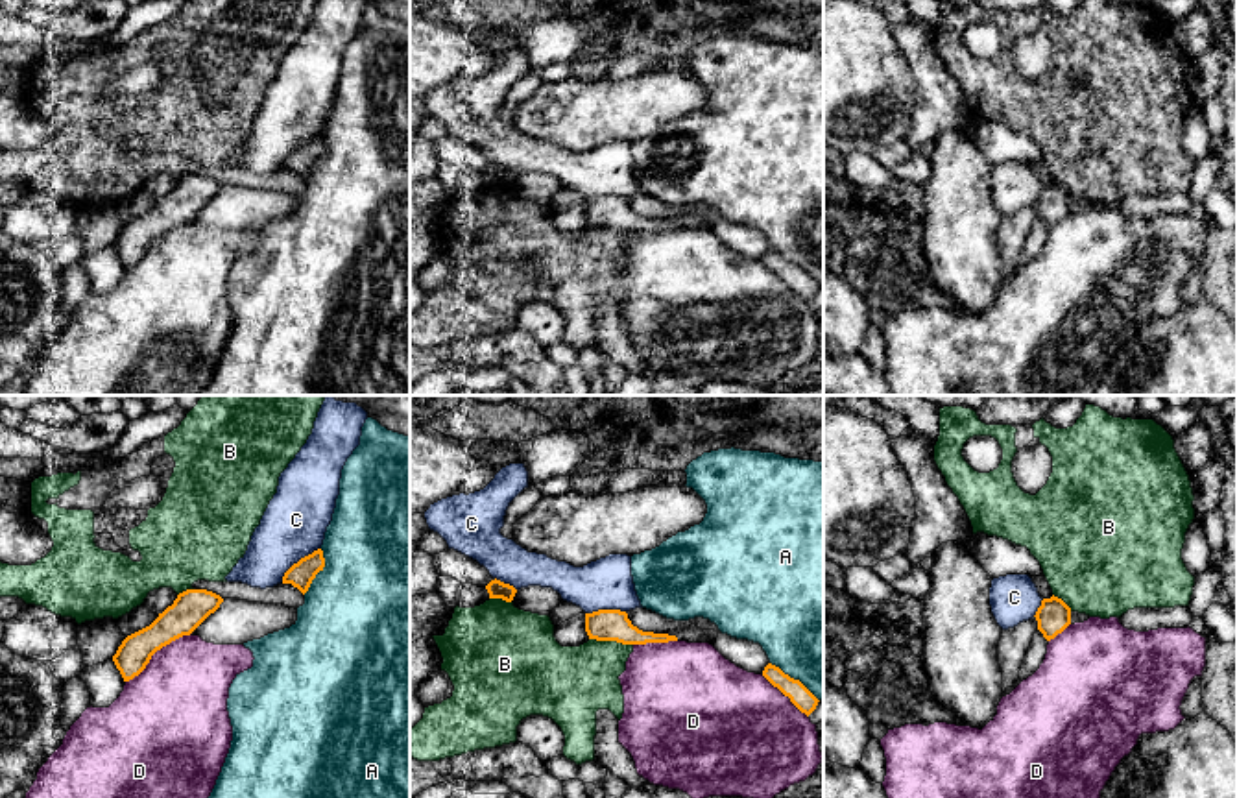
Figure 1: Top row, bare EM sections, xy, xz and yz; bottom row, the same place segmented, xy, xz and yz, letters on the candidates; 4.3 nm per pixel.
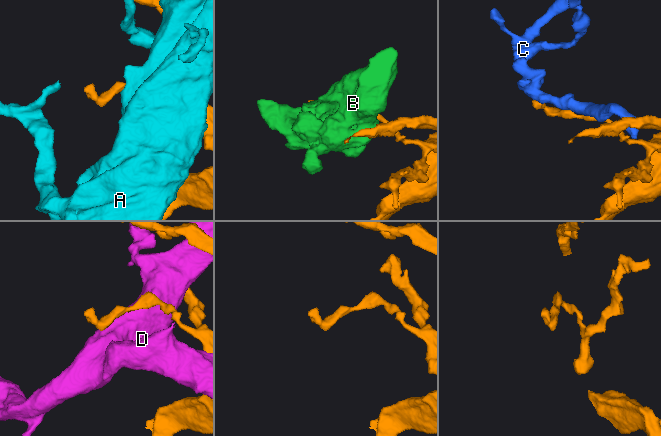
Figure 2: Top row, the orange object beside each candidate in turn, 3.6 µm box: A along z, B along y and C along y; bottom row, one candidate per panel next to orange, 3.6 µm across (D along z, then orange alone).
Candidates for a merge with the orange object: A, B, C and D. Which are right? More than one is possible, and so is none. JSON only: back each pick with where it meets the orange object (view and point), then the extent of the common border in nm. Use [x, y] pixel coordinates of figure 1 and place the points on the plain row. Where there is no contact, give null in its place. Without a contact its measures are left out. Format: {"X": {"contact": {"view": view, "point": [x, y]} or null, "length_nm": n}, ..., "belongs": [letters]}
{"belongs": []}

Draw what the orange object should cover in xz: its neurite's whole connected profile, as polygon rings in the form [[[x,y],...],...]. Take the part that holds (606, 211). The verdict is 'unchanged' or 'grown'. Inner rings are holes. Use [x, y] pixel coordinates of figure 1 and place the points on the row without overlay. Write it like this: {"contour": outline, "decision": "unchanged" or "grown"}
{"contour": [[[598,196],[593,200],[585,200],[585,218],[589,225],[617,227],[622,231],[678,227],[676,222],[639,216],[637,212],[631,211],[628,200],[620,196]]], "decision": "unchanged"}

